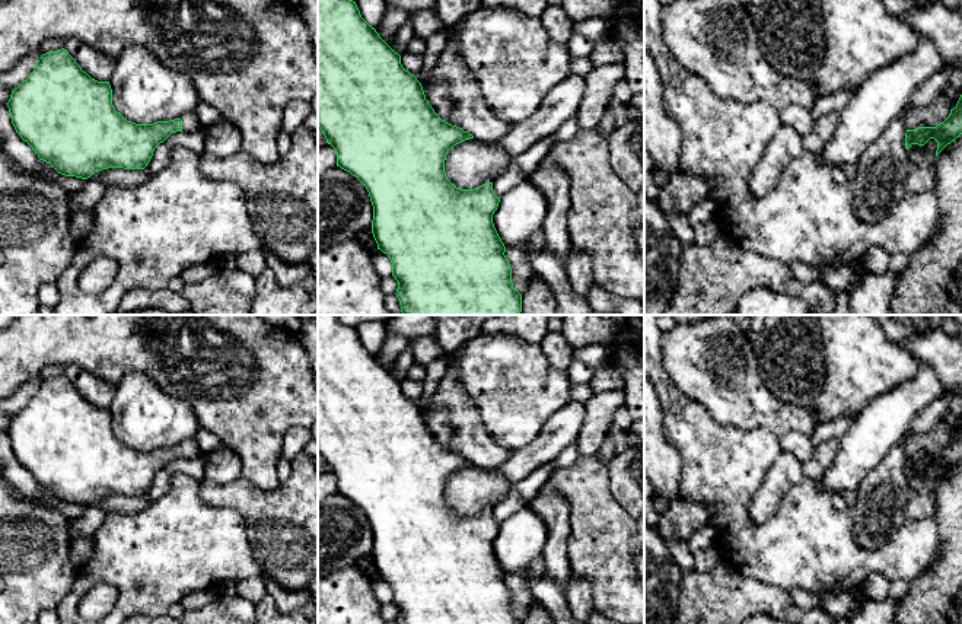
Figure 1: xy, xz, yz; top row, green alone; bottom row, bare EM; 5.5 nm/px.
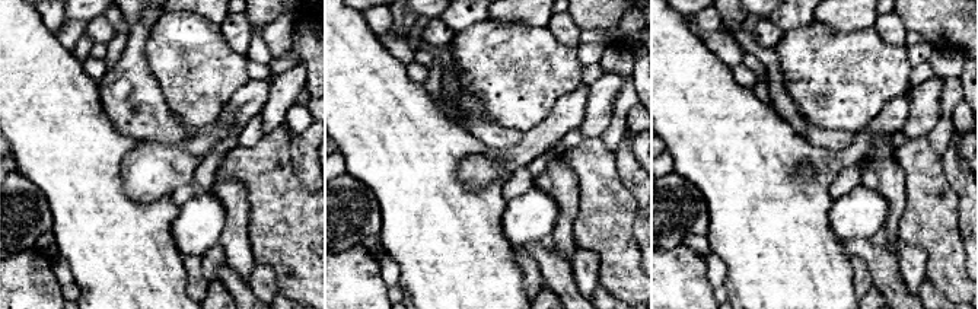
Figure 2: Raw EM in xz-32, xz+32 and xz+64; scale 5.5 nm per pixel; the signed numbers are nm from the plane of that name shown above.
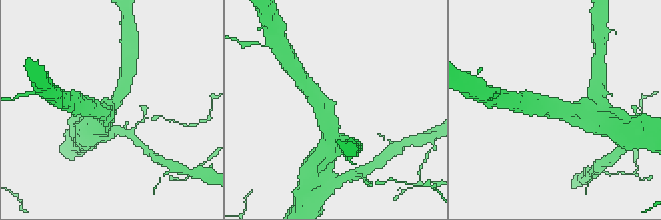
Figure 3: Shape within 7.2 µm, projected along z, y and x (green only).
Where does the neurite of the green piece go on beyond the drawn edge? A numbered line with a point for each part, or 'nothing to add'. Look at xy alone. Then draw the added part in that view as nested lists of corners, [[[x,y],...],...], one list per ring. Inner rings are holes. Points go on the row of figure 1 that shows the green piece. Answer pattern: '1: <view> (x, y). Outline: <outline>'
1: xy (190, 123). Outline: [[[192,111],[181,115],[181,120],[182,120],[182,131],[185,133],[194,133],[203,130],[201,122],[198,121],[198,118]]]

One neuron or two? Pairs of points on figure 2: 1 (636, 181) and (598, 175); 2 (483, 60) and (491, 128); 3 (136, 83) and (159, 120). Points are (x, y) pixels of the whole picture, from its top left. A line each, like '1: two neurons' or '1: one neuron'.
1: two neurons
2: two neurons
3: one neuron

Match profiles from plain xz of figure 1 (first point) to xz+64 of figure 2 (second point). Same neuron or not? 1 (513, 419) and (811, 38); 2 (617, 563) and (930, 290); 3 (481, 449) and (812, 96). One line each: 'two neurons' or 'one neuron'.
1: one neuron
2: two neurons
3: two neurons

